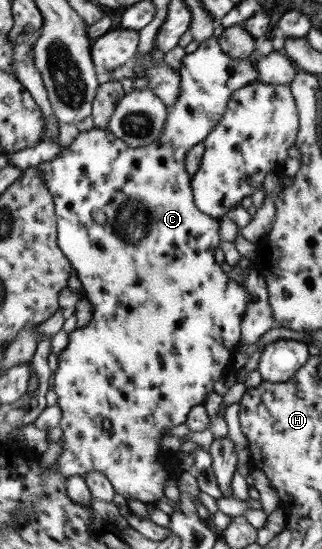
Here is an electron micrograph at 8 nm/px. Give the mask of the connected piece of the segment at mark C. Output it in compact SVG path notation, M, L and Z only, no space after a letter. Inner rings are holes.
M211 37L191 53L183 58L183 67L180 69L182 77L181 91L177 103L168 106L168 118L163 133L157 140L141 147L131 147L126 141L119 139L111 130L93 127L81 132L69 146L61 147L57 157L49 162L39 164L43 179L54 194L54 202L58 216L58 244L66 253L66 256L74 266L75 272L83 282L85 296L91 300L94 307L93 319L85 326L77 328L70 333L69 345L58 354L58 367L54 372L53 390L58 394L58 407L63 411L61 429L63 429L63 448L59 455L58 468L65 477L74 475L84 476L95 470L102 471L114 485L116 493L125 499L137 499L147 503L155 503L164 497L168 479L180 479L183 474L178 467L174 454L163 452L160 447L163 441L163 431L178 425L185 424L189 420L189 411L197 405L205 402L205 397L215 392L215 383L221 381L231 371L230 365L237 347L242 341L242 325L245 323L247 306L250 304L250 293L246 290L244 282L234 281L221 269L221 264L215 259L215 251L221 249L221 233L219 233L219 219L211 217L211 214L203 213L194 200L193 177L188 173L186 157L198 143L211 135L214 127L217 127L225 112L234 91L244 85L254 83L260 76L258 62L253 65L247 57L235 59L223 51L219 38ZM95 211L103 211L106 222L99 223L95 219Z

